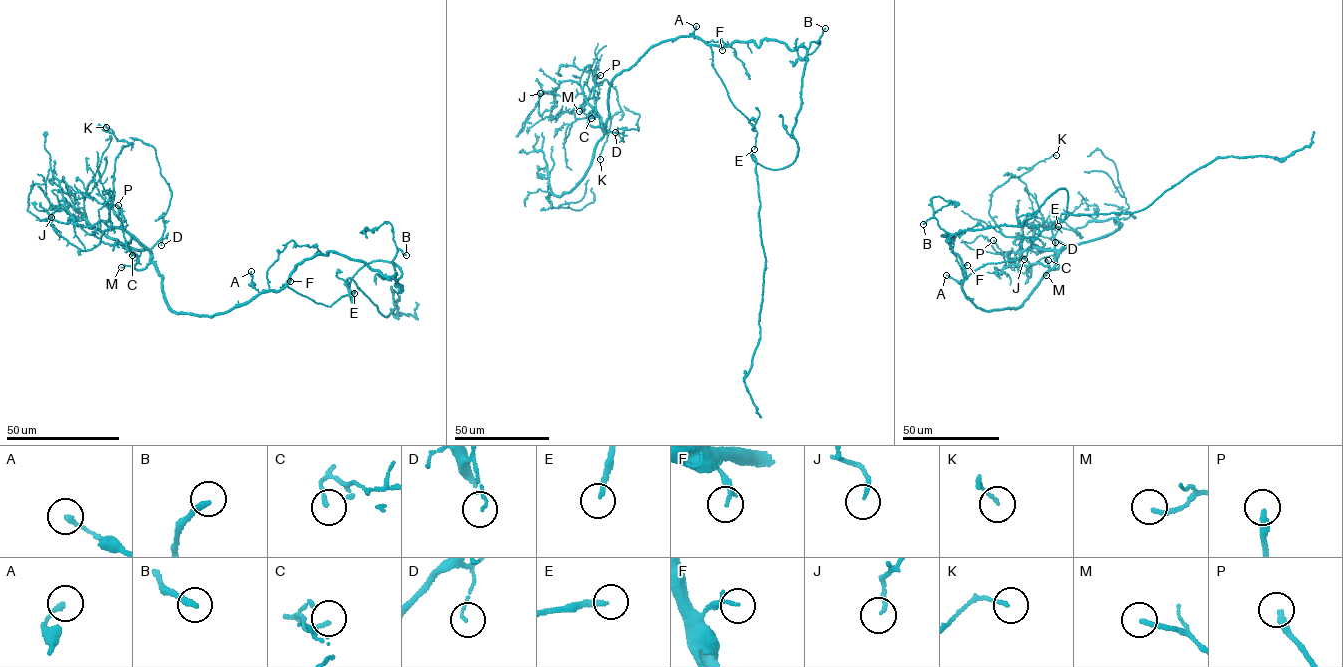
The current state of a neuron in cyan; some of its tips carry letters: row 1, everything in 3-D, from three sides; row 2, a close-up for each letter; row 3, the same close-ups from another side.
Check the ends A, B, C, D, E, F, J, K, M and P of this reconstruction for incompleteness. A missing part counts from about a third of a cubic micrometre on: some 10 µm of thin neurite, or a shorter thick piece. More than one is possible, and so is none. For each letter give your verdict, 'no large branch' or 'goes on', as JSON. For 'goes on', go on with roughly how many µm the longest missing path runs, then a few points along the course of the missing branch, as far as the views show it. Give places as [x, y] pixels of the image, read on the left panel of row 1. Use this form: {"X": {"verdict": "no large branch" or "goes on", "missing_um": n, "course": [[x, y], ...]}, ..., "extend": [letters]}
{"A": {"verdict": "no large branch"}, "B": {"verdict": "goes on", "missing_um": 45}, "C": {"verdict": "no large branch"}, "D": {"verdict": "no large branch"}, "E": {"verdict": "no large branch"}, "F": {"verdict": "no large branch"}, "J": {"verdict": "no large branch"}, "K": {"verdict": "no large branch"}, "M": {"verdict": "no large branch"}, "P": {"verdict": "no large branch"}, "extend": ["B"]}

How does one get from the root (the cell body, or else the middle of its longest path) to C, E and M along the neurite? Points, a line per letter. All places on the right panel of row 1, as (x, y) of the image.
C: (950, 235), (942, 236), (961, 261), (964, 293), (982, 310), (1020, 306), (1056, 259), (1058, 267), (1048, 260)
E: (950, 235), (942, 236), (952, 237), (948, 241), (967, 276), (988, 263), (1026, 256), (1041, 231), (1058, 226)
M: (950, 235), (942, 236), (961, 261), (964, 293), (982, 310), (1020, 306), (1056, 259), (1046, 275)

